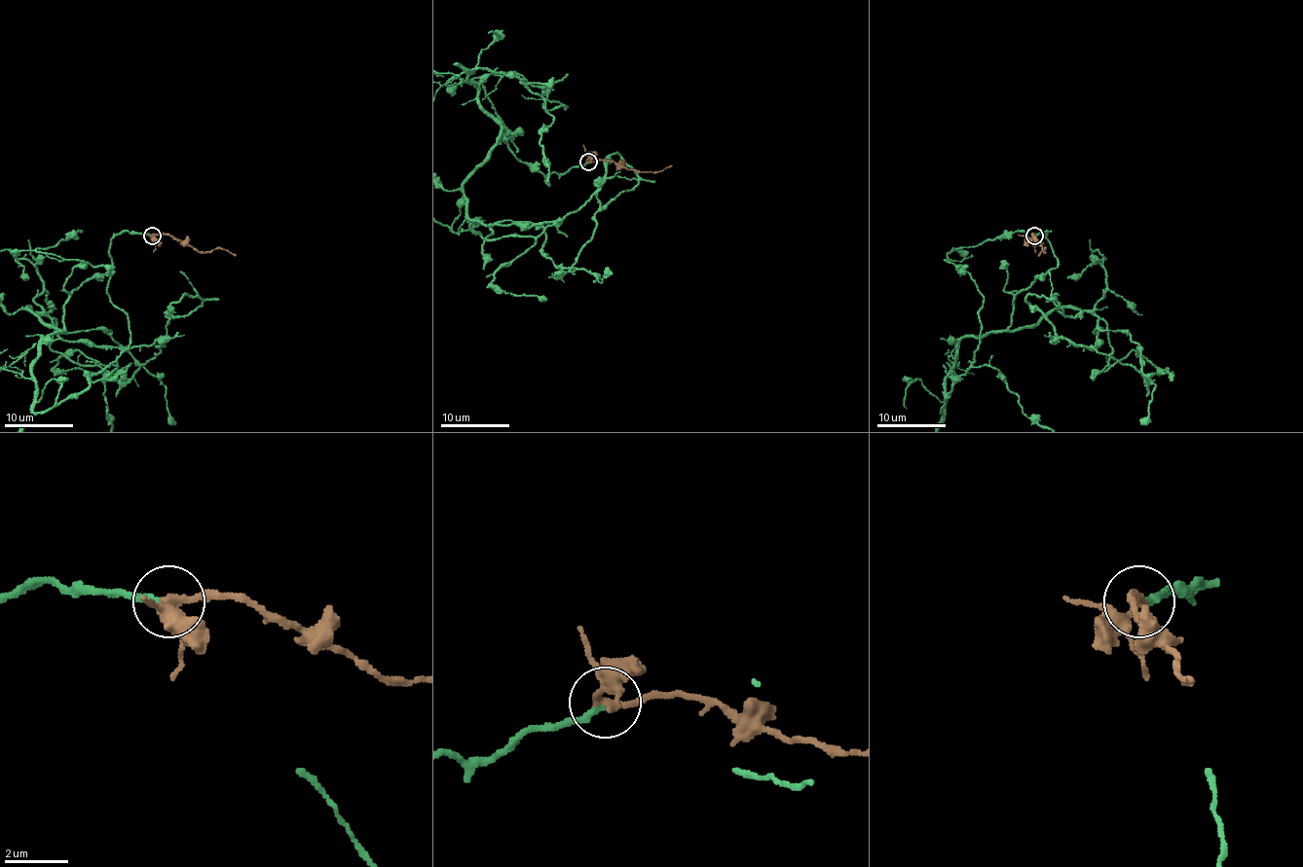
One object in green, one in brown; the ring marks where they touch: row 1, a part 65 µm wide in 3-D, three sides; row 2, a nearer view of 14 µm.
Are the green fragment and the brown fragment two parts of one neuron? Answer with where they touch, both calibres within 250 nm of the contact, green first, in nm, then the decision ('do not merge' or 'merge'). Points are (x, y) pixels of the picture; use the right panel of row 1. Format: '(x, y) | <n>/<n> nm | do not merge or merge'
(1034, 235) | 200/260 nm | merge

